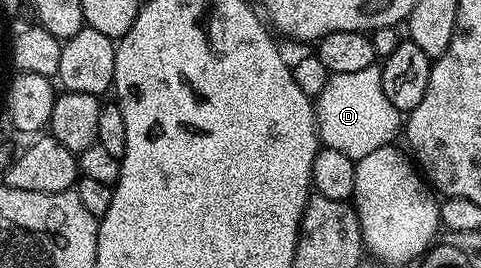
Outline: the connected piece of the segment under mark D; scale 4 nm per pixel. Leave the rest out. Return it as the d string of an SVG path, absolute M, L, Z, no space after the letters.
M371 65L365 70L354 71L353 74L331 74L326 80L319 97L315 98L316 130L321 144L325 148L342 151L352 160L360 160L378 147L391 144L396 138L398 127L402 125L402 115L397 111L382 89L381 71L379 66Z

